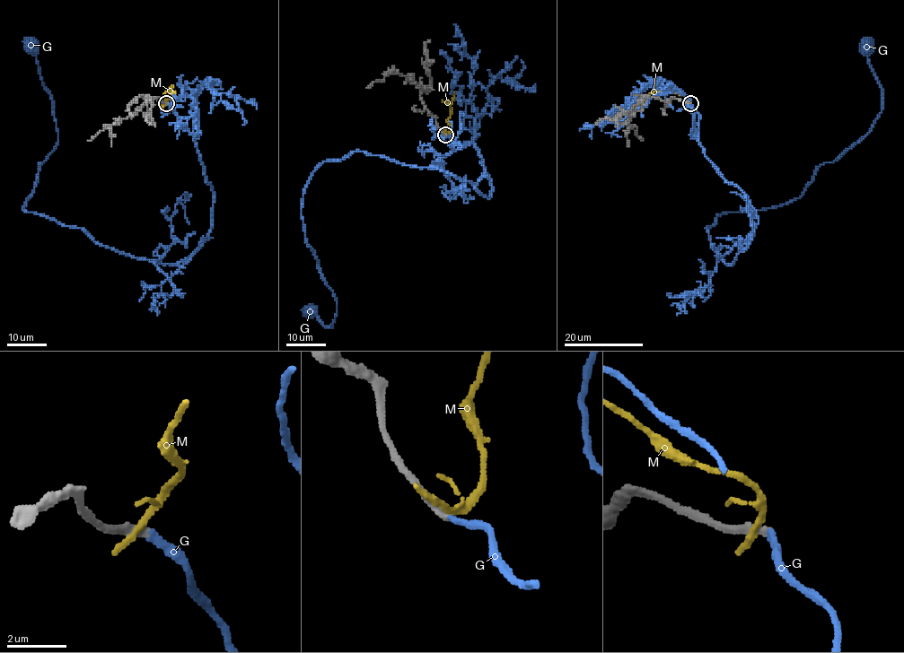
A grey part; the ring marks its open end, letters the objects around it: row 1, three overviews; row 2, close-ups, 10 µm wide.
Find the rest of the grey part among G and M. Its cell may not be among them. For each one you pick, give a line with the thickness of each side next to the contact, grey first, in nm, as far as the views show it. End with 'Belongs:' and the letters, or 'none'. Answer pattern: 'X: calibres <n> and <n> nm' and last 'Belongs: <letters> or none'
G: calibres 280 and 240 nm
Belongs: G

